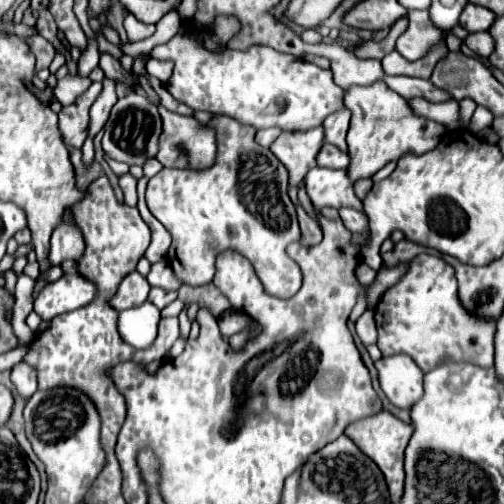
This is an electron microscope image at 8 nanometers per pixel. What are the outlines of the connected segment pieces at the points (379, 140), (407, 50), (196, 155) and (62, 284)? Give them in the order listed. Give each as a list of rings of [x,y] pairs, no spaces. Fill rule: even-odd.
[[[382,80],[370,86],[348,88],[344,96],[344,106],[352,112],[350,130],[346,136],[348,152],[350,152],[348,176],[352,178],[352,182],[358,178],[374,176],[382,166],[386,166],[388,162],[400,160],[408,152],[418,156],[436,148],[436,144],[440,142],[440,136],[444,134],[442,124],[414,114],[408,100],[392,92]]]
[[[408,12],[408,28],[396,42],[396,50],[406,60],[420,60],[424,58],[432,46],[444,42],[444,30],[430,24],[428,12]]]
[[[158,106],[158,110],[160,110],[162,122],[164,122],[164,130],[160,136],[160,154],[156,154],[156,158],[160,158],[160,164],[164,168],[180,168],[180,170],[212,168],[212,164],[216,162],[216,150],[218,150],[216,148],[216,130],[200,124],[196,118],[174,114],[174,112],[166,110],[164,106]]]
[[[64,274],[58,282],[50,282],[34,302],[34,312],[42,320],[52,320],[58,314],[72,312],[90,304],[98,294],[98,288],[80,274]]]

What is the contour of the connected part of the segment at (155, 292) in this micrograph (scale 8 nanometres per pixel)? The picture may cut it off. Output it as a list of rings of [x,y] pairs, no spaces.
[[[152,288],[150,290],[150,302],[156,306],[156,308],[164,308],[168,306],[172,300],[176,298],[176,292],[164,292],[162,288]]]

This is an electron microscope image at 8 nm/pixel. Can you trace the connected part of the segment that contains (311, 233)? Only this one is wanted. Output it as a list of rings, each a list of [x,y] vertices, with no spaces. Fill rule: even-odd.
[[[296,206],[298,210],[298,220],[300,220],[300,230],[302,230],[302,238],[300,244],[304,246],[314,246],[322,240],[322,228],[318,226],[318,222],[314,218],[310,218],[306,214],[306,210],[302,206]]]

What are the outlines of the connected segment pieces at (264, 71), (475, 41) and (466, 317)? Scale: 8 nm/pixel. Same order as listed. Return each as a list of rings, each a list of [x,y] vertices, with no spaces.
[[[174,36],[170,42],[156,46],[150,55],[153,58],[171,57],[176,62],[174,74],[166,88],[178,102],[184,102],[192,110],[206,110],[212,114],[236,118],[238,122],[250,124],[254,128],[278,126],[282,130],[308,130],[320,126],[328,114],[342,108],[344,90],[334,84],[332,70],[322,70],[316,64],[304,62],[292,54],[276,52],[270,46],[252,46],[244,52],[226,48],[222,54],[214,54],[188,36]]]
[[[476,32],[476,34],[470,34],[466,40],[466,46],[476,52],[478,56],[482,58],[488,58],[492,52],[494,52],[494,42],[492,42],[492,36],[488,32]]]
[[[420,254],[412,260],[408,274],[392,286],[374,310],[378,326],[378,348],[382,356],[408,354],[422,372],[432,370],[444,358],[490,368],[494,364],[496,320],[468,312],[458,298],[454,268],[444,260]]]

